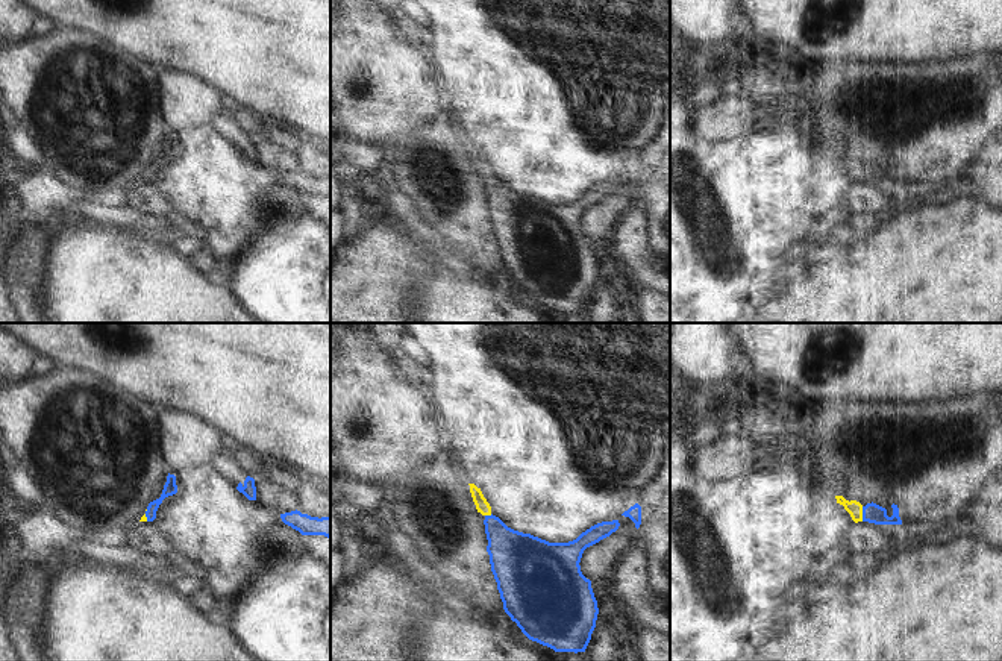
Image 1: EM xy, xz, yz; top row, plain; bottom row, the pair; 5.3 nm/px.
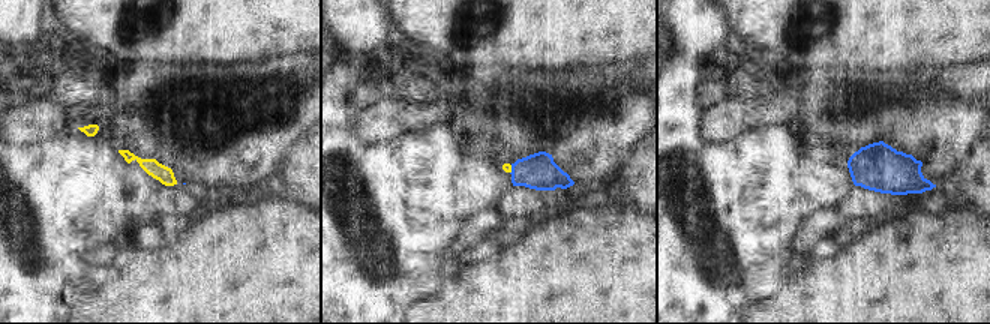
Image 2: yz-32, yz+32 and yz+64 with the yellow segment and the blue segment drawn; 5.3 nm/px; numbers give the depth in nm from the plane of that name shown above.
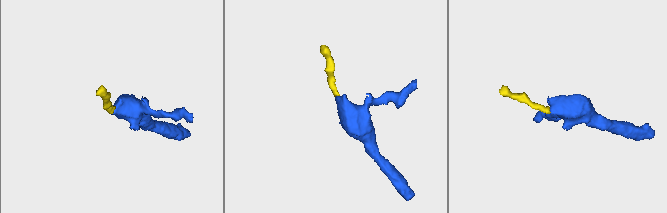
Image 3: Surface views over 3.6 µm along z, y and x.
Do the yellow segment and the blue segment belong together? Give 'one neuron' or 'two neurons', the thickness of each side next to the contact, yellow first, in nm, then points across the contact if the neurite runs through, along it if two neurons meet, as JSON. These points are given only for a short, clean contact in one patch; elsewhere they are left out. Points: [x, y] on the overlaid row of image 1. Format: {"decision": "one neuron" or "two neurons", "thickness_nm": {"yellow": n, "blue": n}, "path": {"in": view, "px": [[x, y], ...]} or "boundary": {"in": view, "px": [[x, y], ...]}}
{"decision": "one neuron", "thickness_nm": {"yellow": 80, "blue": 110}, "path": {"in": "yz", "px": [[854, 508], [861, 514], [872, 513]]}}

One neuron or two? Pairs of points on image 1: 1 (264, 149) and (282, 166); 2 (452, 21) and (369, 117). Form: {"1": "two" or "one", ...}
{"1": "one", "2": "two"}

